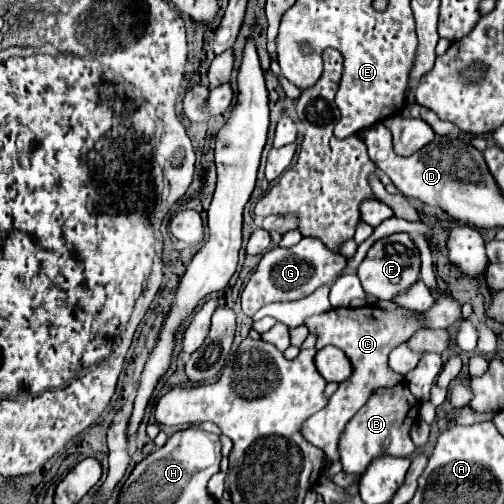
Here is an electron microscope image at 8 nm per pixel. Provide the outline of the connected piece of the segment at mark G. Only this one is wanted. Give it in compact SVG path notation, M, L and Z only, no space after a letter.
M303 238L297 246L291 248L273 248L259 262L257 270L249 278L247 286L241 292L241 306L247 316L253 316L261 306L271 302L291 302L301 300L313 294L323 284L333 284L339 272L345 268L345 260L339 258L337 252L327 250L321 240Z

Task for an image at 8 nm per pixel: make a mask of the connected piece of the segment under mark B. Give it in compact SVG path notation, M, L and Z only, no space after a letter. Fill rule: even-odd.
M397 384L393 388L379 388L371 394L369 402L353 416L353 420L347 424L341 442L339 442L339 454L343 470L349 474L363 474L365 468L371 464L373 458L381 454L389 456L411 456L415 454L415 444L411 442L411 428L417 422L417 410L419 400L413 398L409 388L405 384Z

